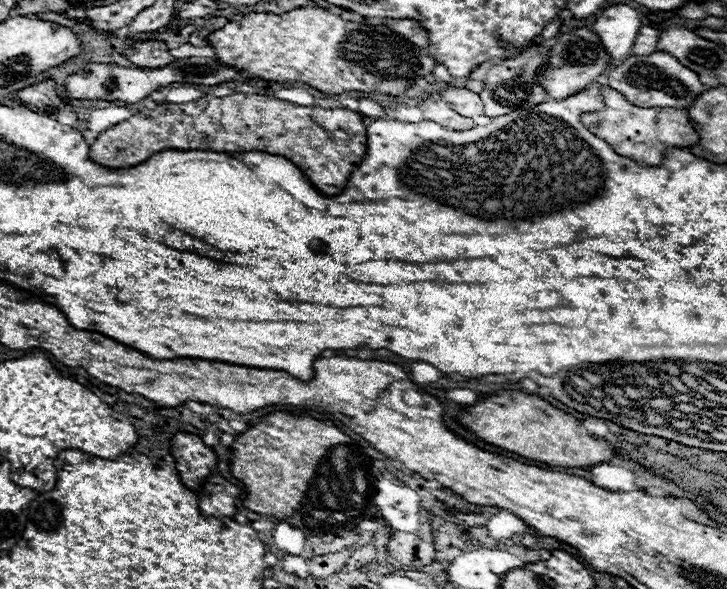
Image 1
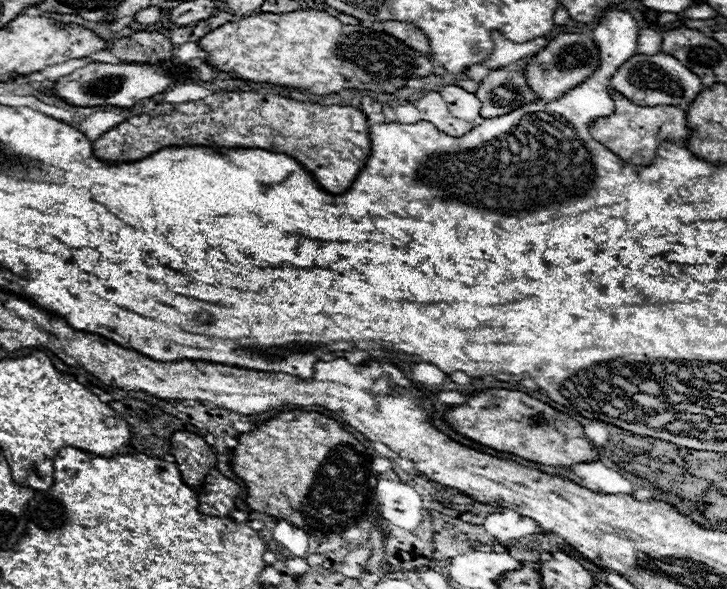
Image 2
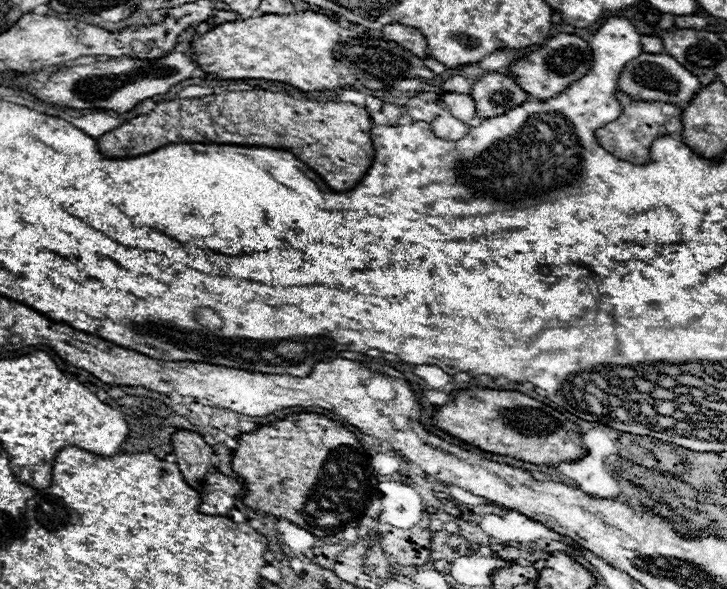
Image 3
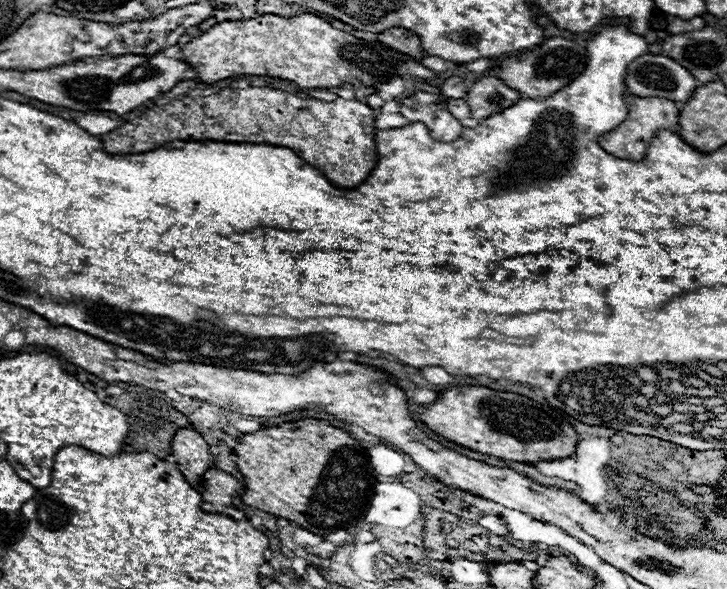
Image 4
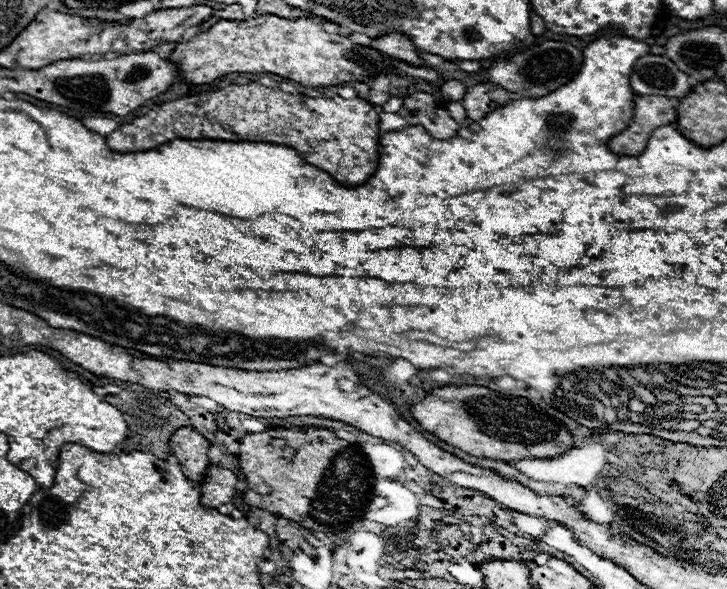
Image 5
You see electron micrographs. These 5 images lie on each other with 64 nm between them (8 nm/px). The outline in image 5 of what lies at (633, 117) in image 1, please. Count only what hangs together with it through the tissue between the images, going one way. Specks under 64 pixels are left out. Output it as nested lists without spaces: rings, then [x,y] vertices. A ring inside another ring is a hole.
[[[636,96],[634,106],[636,110],[630,128],[610,140],[610,150],[616,154],[638,156],[656,128],[676,124],[676,108],[670,98]]]

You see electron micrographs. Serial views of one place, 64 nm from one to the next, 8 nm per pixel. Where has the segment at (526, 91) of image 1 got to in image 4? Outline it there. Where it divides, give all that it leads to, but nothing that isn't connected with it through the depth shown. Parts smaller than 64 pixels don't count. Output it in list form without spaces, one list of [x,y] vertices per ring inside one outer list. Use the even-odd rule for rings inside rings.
[[[488,76],[488,78],[480,78],[466,94],[466,102],[470,106],[470,116],[474,120],[480,118],[488,118],[508,106],[512,106],[516,100],[520,100],[522,96],[508,88],[502,80]]]

